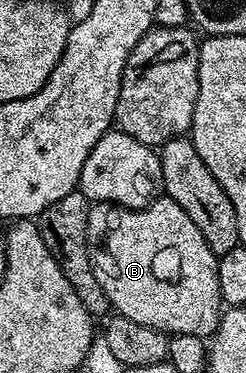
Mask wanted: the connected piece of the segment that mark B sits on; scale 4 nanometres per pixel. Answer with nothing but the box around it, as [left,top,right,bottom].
[88,196,222,340]

